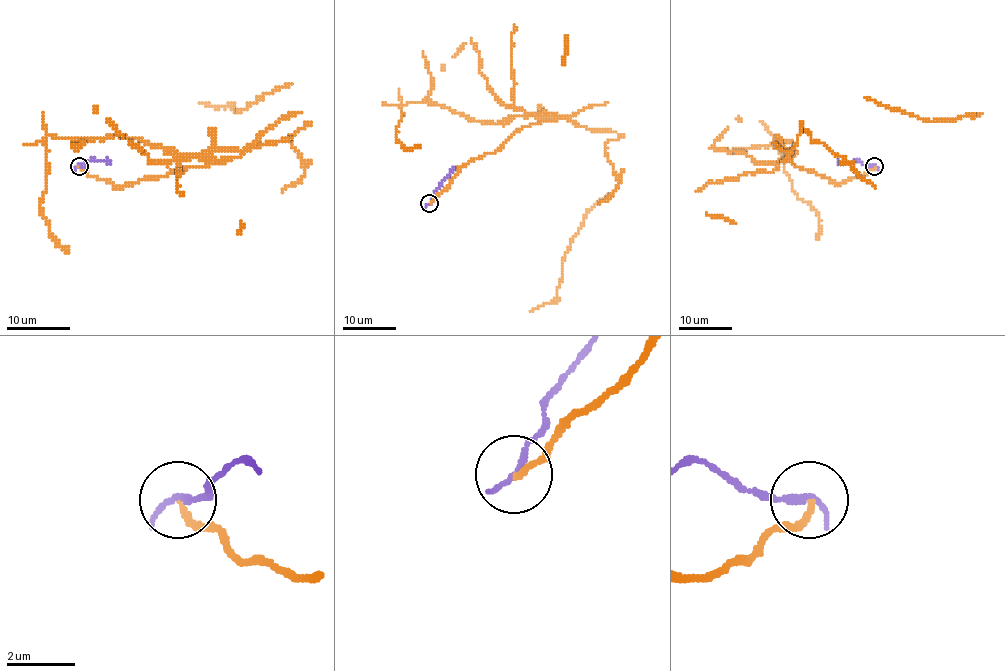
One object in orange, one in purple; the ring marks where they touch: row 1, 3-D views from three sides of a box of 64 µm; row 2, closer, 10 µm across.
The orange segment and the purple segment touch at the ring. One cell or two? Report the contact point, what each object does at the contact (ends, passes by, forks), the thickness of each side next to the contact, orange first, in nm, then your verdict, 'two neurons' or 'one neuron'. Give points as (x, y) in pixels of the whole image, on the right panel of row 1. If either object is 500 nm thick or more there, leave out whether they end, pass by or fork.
(874, 166) | orange ends | purple ends | 170/220 nm | two neurons

